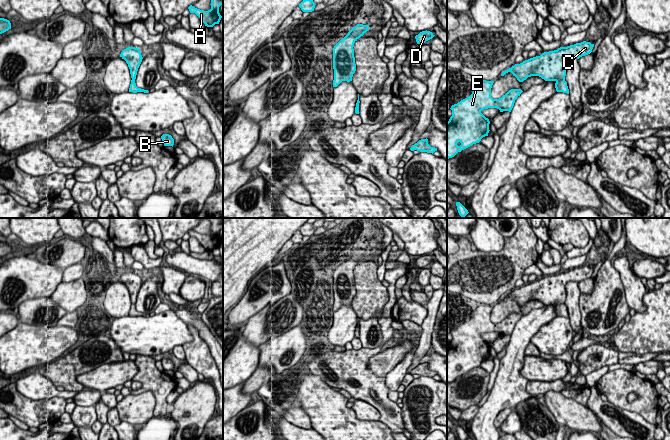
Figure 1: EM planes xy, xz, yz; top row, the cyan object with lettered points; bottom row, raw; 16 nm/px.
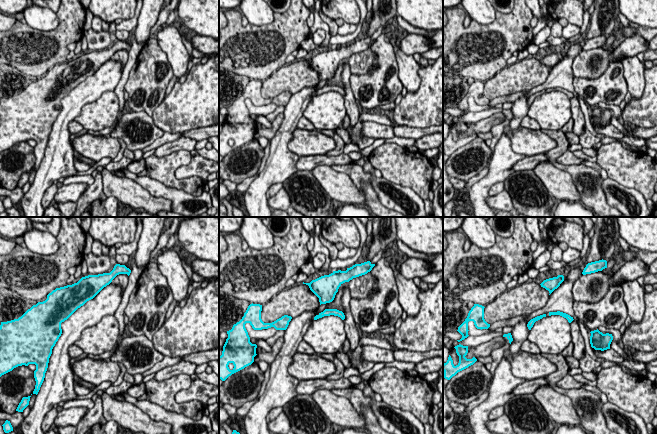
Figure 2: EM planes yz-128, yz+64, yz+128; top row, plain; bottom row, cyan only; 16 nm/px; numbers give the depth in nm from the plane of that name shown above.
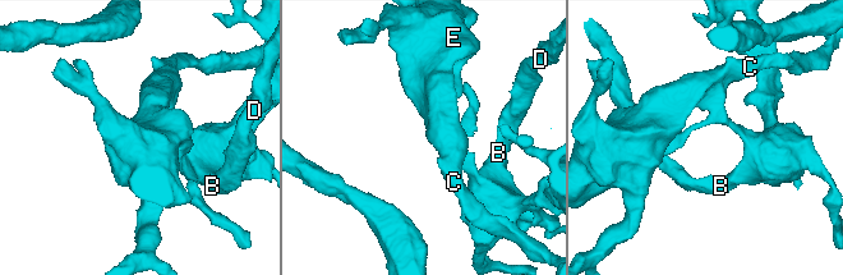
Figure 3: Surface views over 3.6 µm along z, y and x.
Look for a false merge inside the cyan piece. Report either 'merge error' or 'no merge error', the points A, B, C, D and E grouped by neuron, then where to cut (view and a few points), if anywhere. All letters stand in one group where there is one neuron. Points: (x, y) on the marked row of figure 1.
merge error; A B D / C E; cut in yz along (564, 80), (556, 82)

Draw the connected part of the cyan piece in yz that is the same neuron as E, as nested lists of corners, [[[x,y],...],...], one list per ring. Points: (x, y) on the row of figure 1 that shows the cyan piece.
[[[481,80],[469,97],[451,106],[452,116],[447,122],[448,159],[488,136],[490,121],[481,113],[482,110],[497,108],[500,112],[511,112],[515,100],[523,92],[521,89],[511,89],[501,98],[493,99],[493,83]]]

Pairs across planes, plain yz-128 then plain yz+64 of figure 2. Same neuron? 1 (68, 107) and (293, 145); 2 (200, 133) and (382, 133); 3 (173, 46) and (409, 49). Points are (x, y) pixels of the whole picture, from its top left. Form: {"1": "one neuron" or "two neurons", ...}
{"1": "two neurons", "2": "one neuron", "3": "two neurons"}

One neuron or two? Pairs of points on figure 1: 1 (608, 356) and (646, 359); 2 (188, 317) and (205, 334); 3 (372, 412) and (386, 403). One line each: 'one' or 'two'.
1: one
2: one
3: two

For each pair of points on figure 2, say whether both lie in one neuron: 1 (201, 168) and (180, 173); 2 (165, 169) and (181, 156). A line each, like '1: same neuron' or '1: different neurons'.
1: same neuron
2: same neuron

